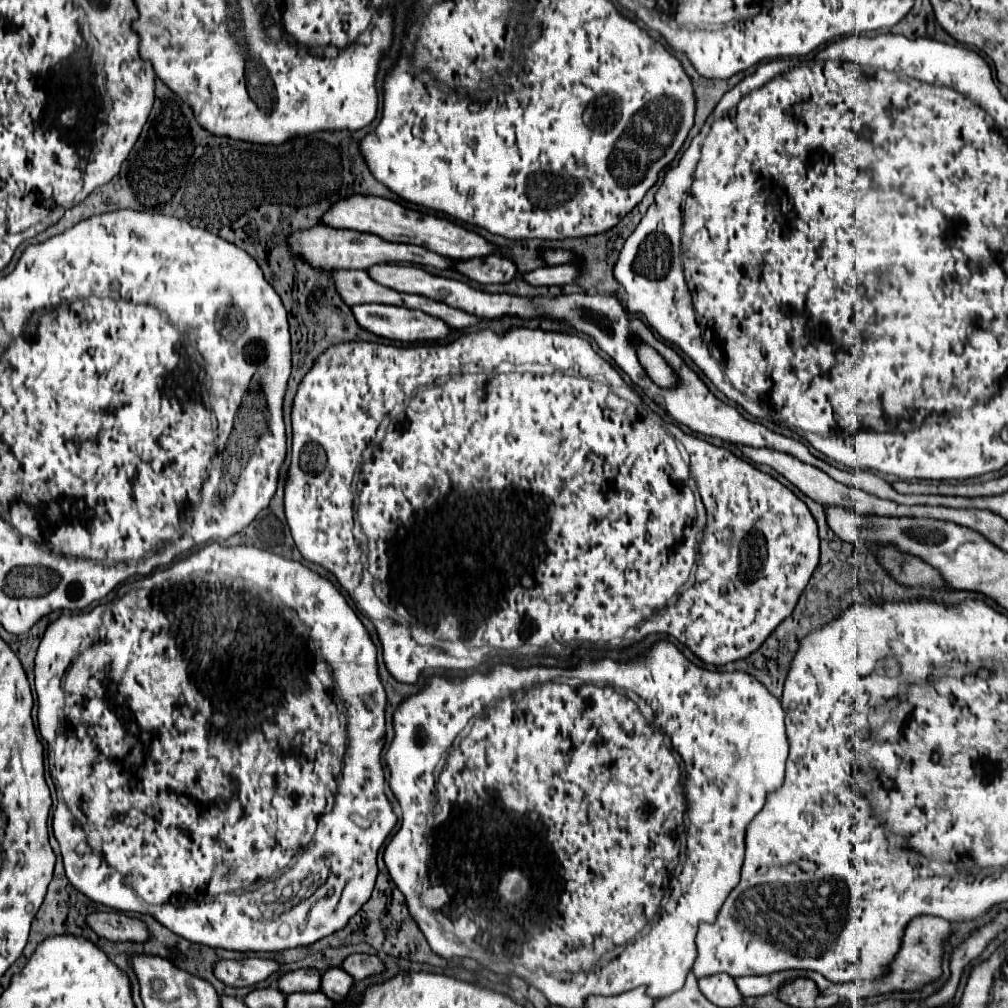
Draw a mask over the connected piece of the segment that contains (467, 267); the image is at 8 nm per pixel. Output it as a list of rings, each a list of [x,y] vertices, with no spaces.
[[[487,255],[483,259],[457,261],[455,269],[477,283],[509,283],[517,275],[517,265],[501,255]]]

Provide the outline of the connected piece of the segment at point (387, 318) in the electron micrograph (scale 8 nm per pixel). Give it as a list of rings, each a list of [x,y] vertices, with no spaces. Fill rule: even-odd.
[[[369,303],[369,305],[357,305],[353,307],[355,319],[357,323],[379,335],[379,337],[387,337],[393,341],[403,341],[403,343],[415,343],[415,341],[439,341],[439,339],[447,339],[451,333],[451,327],[437,317],[425,315],[423,311],[415,311],[415,309],[407,309],[407,307],[395,307],[395,305],[381,305],[381,303]]]

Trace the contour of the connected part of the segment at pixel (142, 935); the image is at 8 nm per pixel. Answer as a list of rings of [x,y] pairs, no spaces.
[[[93,913],[87,917],[87,923],[99,937],[105,937],[109,941],[145,943],[149,939],[147,925],[141,919],[129,917],[125,913]]]

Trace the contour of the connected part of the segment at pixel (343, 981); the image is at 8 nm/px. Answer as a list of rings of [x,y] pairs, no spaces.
[[[329,969],[321,977],[321,991],[337,1003],[347,999],[351,987],[353,987],[353,977],[343,969]]]

